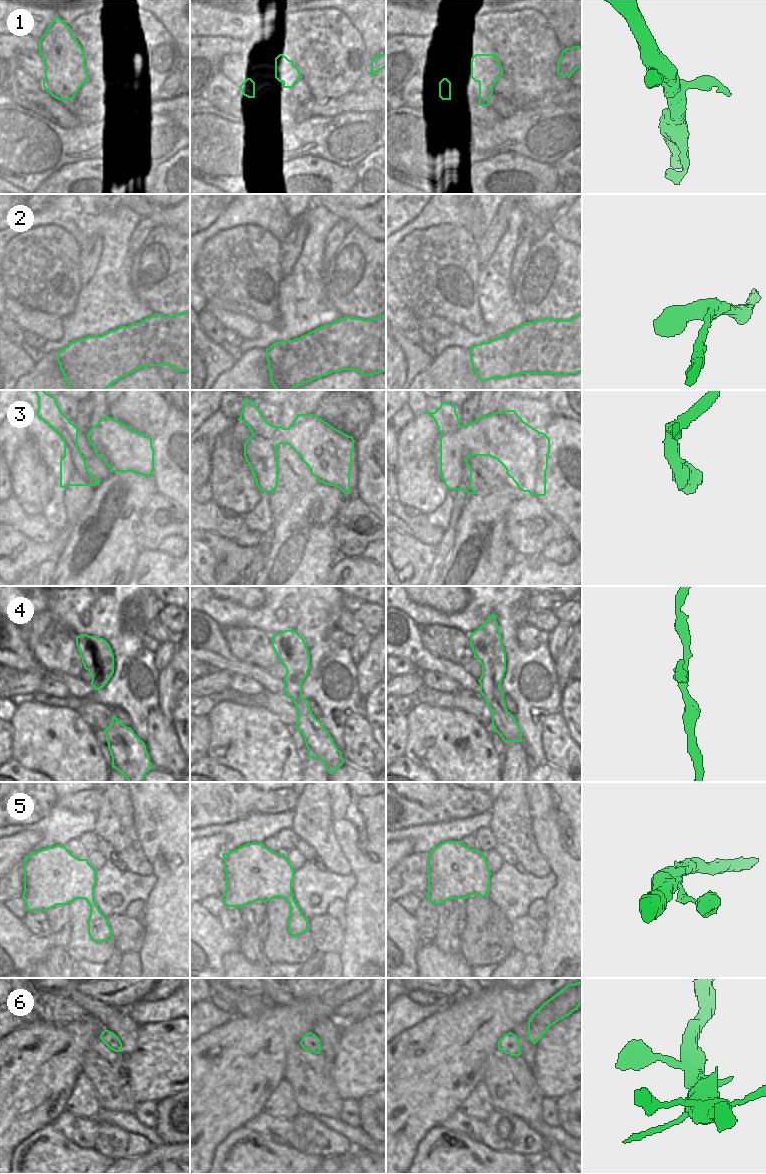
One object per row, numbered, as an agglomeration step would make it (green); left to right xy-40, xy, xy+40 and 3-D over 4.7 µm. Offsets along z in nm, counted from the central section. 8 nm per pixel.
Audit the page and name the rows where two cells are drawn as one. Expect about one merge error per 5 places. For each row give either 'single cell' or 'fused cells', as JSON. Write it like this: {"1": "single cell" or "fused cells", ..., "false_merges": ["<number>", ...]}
{"1": "single cell", "2": "single cell", "3": "fused cells", "4": "single cell", "5": "single cell", "6": "single cell", "false_merges": ["3"]}

